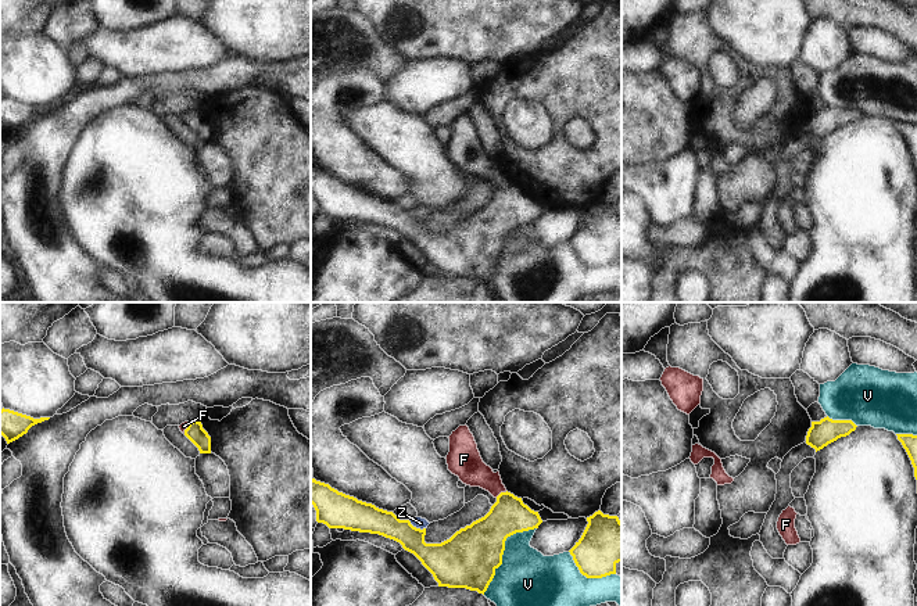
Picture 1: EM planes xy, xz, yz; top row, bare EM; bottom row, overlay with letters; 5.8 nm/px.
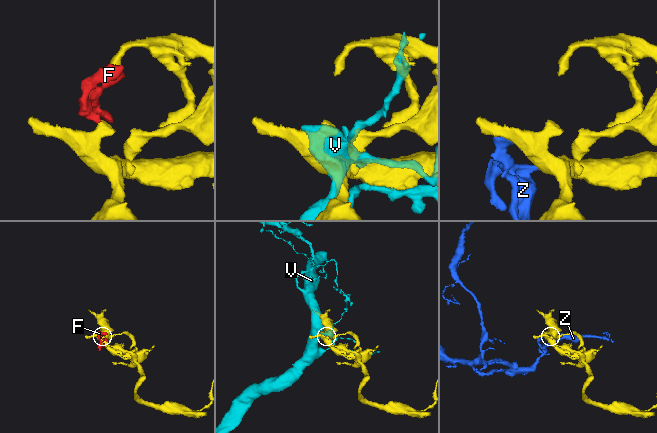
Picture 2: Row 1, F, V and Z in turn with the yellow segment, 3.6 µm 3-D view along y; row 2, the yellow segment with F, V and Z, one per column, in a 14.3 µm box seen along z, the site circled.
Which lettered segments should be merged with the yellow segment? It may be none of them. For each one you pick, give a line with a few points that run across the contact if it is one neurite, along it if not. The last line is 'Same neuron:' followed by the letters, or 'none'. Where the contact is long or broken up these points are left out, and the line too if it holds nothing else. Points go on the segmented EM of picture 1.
F: line xz (508, 515), (508, 506), (501, 492), (468, 465)
Same neuron: F

